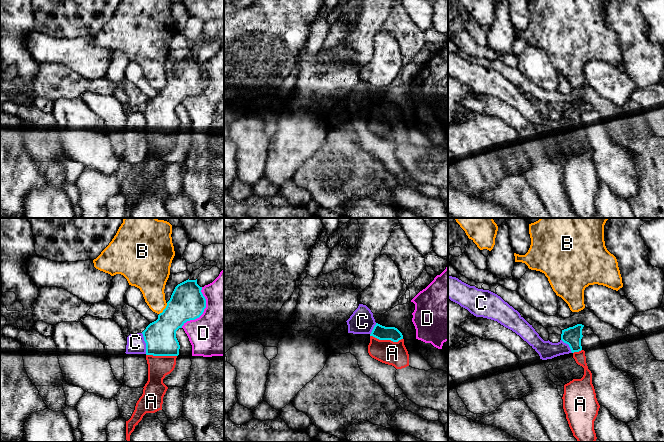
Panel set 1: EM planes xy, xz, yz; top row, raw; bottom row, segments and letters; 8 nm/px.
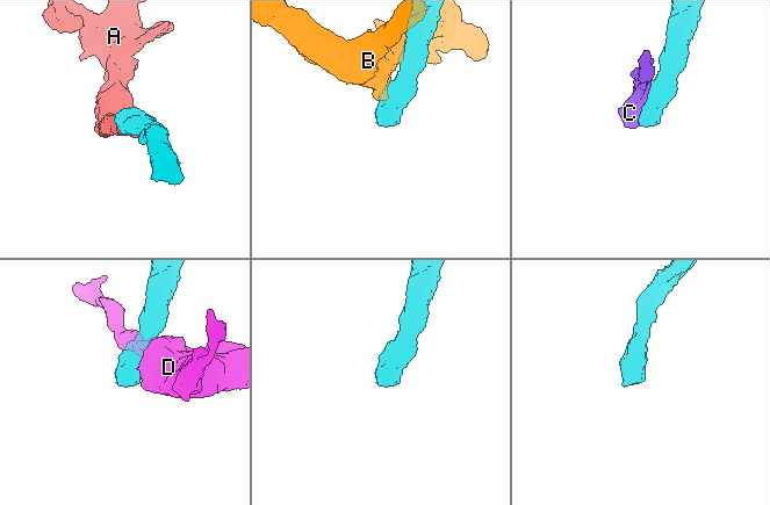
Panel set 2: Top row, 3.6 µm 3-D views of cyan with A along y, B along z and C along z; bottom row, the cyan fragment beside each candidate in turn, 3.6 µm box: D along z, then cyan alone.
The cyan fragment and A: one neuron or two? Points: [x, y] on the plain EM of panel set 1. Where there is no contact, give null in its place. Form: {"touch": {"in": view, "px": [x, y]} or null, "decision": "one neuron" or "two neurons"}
{"touch": {"in": "xz", "px": [386, 115]}, "decision": "one neuron"}

